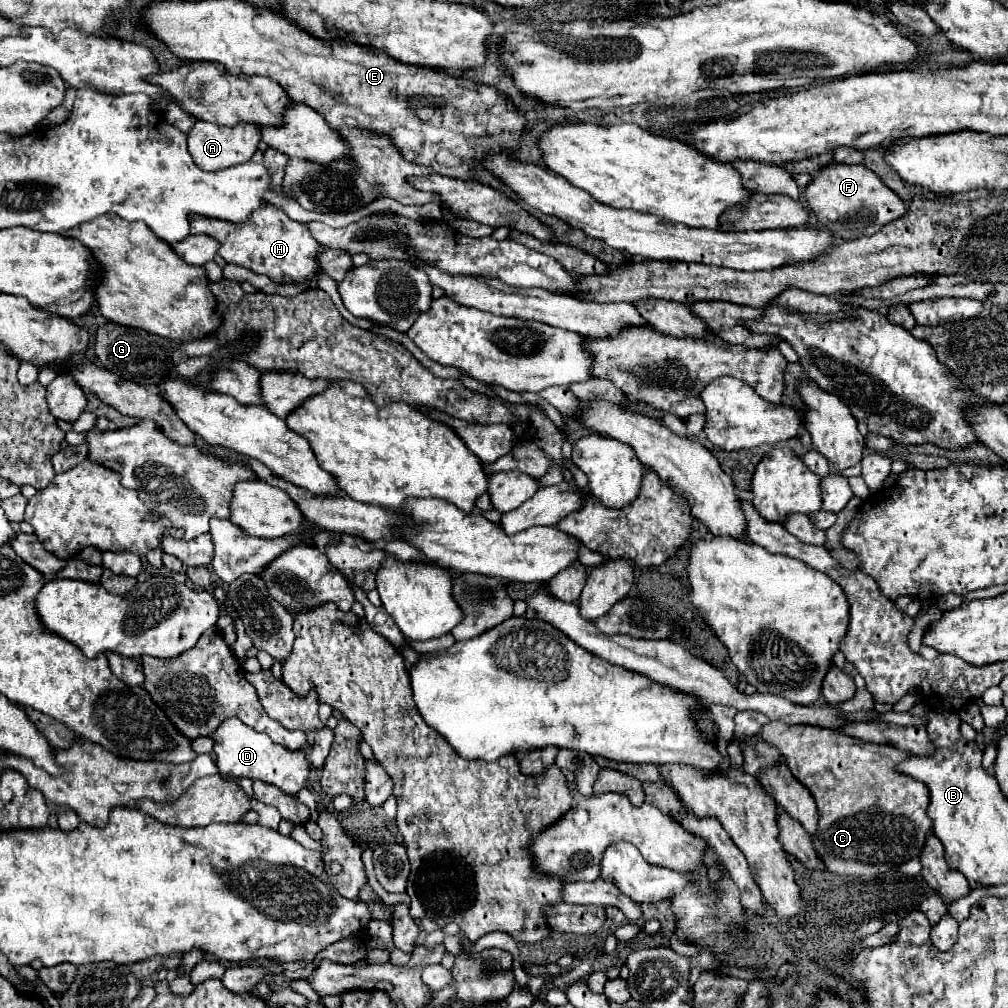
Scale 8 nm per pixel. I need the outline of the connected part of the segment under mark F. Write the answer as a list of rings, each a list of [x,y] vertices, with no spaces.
[[[828,164],[824,166],[804,190],[808,208],[816,214],[834,236],[842,240],[856,240],[878,232],[890,220],[896,220],[906,212],[906,202],[894,194],[872,170],[866,166],[846,166],[846,164]]]

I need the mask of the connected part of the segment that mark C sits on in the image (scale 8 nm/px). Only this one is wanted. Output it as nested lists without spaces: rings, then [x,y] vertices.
[[[782,720],[764,724],[762,740],[780,750],[794,778],[814,796],[818,804],[818,830],[812,834],[812,844],[828,872],[844,876],[874,876],[894,870],[922,852],[926,832],[932,828],[932,820],[926,814],[930,792],[922,782],[896,772],[896,766],[910,754],[900,752],[888,744],[866,744],[830,728],[786,724]]]

